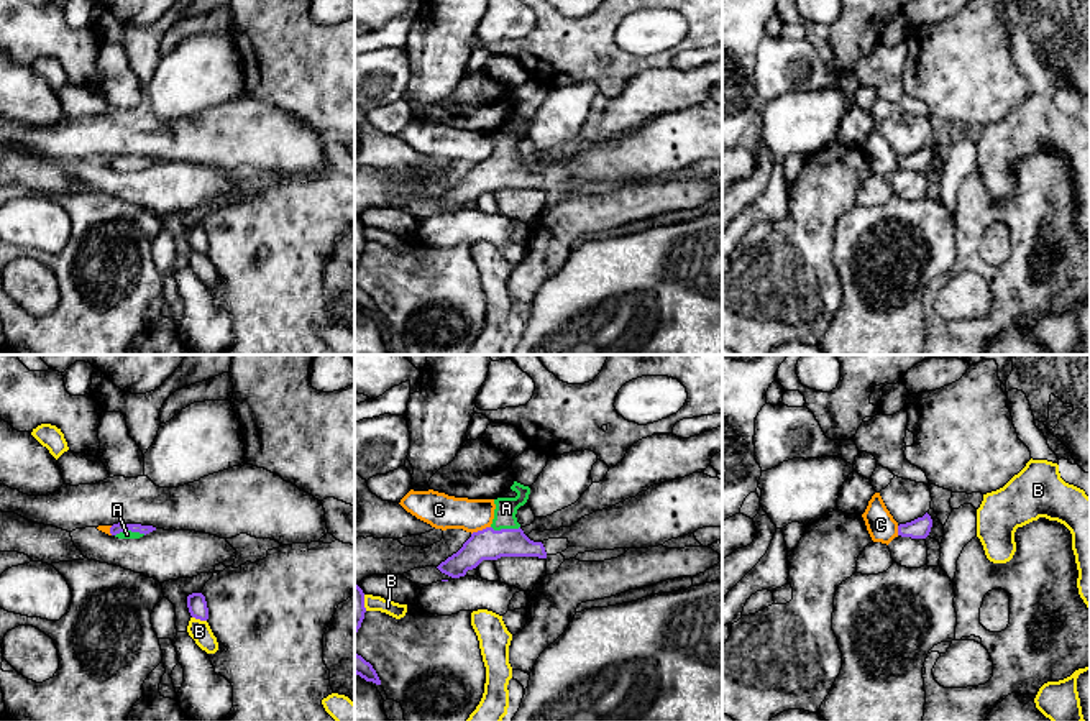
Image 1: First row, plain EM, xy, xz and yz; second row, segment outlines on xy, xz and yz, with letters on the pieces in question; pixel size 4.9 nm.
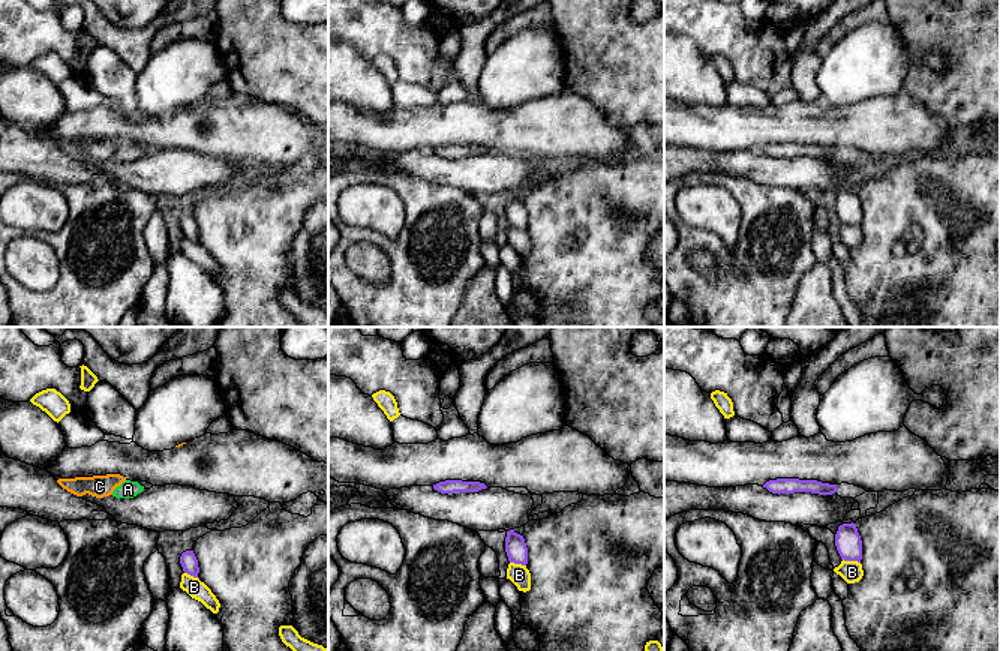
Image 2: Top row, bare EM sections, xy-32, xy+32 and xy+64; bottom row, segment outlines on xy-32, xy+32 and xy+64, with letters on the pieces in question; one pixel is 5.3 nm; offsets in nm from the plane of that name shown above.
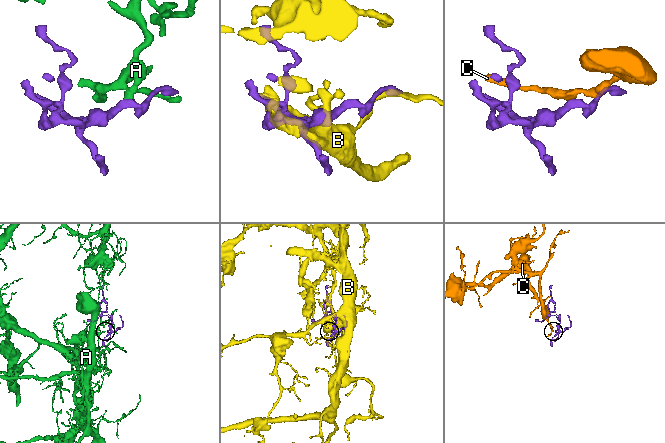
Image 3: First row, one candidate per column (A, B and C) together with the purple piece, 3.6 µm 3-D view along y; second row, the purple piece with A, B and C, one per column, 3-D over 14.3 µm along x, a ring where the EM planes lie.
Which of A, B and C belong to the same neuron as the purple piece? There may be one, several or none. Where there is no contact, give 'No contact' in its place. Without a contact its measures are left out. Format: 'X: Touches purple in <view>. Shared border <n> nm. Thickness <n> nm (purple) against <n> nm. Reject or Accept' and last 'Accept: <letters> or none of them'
A: Touches purple in xy. Shared border 150 nm. Thickness 50 nm (purple) against 50 nm. Accept
B: Touches purple in xy. Shared border 80 nm. Thickness 100 nm (purple) against 100 nm. Reject
C: Touches purple in xz. Shared border 100 nm. Thickness 160 nm (purple) against 170 nm. Reject
Accept: A

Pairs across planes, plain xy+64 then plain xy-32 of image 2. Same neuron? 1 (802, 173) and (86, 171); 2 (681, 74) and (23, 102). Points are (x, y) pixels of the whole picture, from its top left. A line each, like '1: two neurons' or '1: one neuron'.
1: two neurons
2: one neuron

